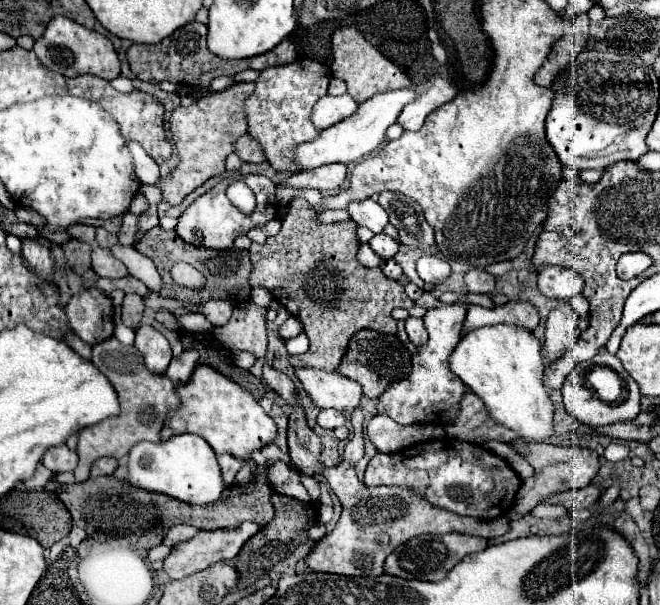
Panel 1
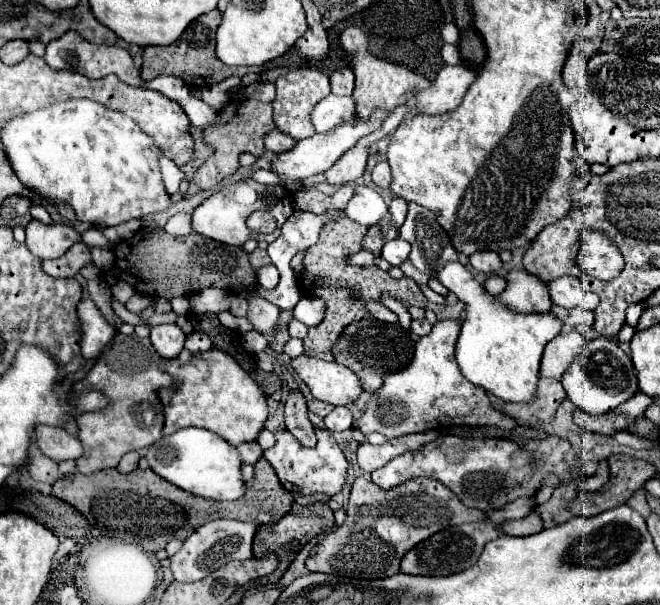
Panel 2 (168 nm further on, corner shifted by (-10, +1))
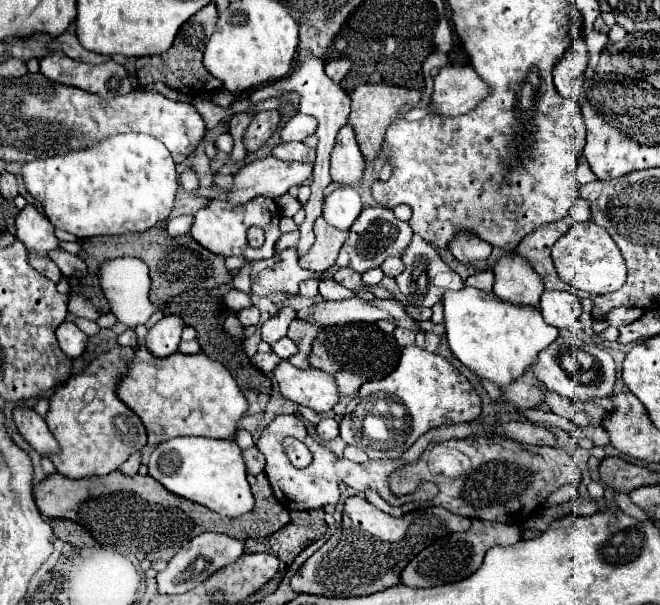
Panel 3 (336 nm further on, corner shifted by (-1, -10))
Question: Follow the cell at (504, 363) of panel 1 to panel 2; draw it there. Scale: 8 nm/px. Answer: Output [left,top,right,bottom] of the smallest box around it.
[436,260,562,402]

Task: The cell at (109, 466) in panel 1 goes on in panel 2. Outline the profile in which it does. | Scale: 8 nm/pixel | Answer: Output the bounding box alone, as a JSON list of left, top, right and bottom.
[116,452,140,472]

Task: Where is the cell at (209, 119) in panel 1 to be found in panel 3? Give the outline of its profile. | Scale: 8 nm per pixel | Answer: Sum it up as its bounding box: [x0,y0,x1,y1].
[245,111,279,151]

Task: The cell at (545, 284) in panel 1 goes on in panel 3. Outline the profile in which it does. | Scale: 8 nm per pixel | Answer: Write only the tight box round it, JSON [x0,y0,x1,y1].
[539,289,583,329]

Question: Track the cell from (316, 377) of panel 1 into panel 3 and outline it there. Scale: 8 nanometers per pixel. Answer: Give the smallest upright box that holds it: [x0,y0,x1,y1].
[273,361,339,411]

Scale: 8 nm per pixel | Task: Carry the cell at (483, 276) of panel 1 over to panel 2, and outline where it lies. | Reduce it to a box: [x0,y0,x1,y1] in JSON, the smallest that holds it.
[470,252,502,276]

